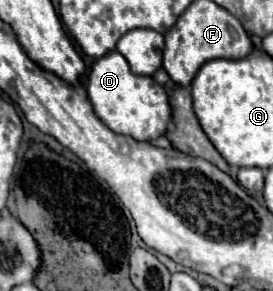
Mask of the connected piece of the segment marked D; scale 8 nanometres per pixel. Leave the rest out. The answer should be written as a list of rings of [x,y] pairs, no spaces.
[[[108,51],[92,63],[86,87],[94,113],[112,131],[130,135],[136,141],[148,141],[166,133],[166,125],[170,123],[170,103],[166,91],[152,77],[130,73],[126,59],[118,51]]]

